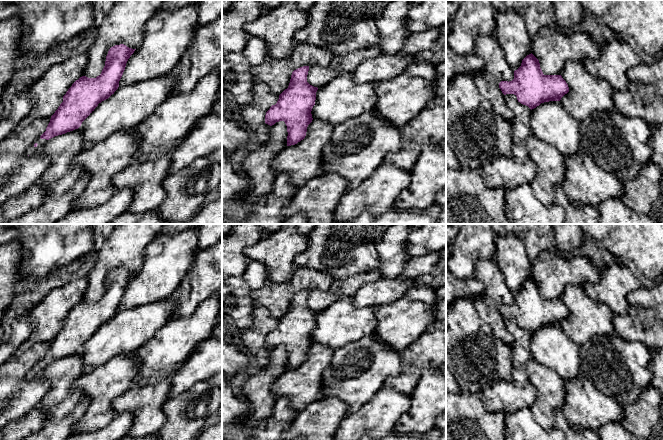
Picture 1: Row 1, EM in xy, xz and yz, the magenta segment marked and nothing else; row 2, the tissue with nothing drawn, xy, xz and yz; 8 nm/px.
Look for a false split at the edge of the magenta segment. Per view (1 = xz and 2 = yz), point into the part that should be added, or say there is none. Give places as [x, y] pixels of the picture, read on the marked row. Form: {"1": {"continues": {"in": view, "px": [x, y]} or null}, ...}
{"1": {"continues": null}, "2": {"continues": null}}

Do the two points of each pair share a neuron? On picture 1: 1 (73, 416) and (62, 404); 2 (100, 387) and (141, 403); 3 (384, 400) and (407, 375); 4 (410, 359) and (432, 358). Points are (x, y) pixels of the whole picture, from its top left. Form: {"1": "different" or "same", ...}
{"1": "different", "2": "different", "3": "different", "4": "same"}

